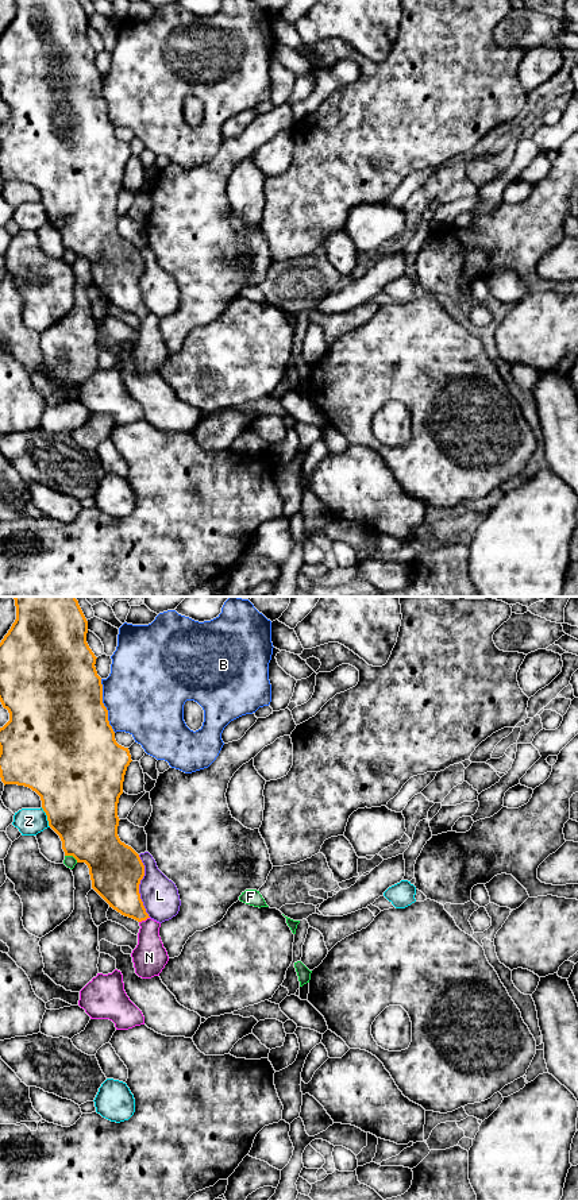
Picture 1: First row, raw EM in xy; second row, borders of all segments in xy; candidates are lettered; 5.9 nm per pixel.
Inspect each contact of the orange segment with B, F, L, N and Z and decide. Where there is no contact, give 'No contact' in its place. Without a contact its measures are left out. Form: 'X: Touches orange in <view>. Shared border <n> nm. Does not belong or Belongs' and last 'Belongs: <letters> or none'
B: Touches orange in xy. Shared border 340 nm. Does not belong
F: Touches orange in xy. Shared border 90 nm. Does not belong
L: Touches orange in xy. Shared border 380 nm. Does not belong
N: Touches orange in xy. Shared border 70 nm. Belongs
Z: Touches orange in xy. Shared border 130 nm. Does not belong
Belongs: N

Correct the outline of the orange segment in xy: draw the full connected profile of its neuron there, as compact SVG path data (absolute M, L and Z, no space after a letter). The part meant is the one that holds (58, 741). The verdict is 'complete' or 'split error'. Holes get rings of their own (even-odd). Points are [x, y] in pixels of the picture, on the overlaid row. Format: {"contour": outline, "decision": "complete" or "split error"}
{"contour": "M14 597L16 606L16 620L8 633L0 643L0 702L9 713L9 721L0 728L0 778L5 784L24 786L35 791L42 800L42 809L47 815L49 826L59 836L65 856L73 856L77 863L85 863L89 868L92 888L117 912L139 922L138 945L131 957L135 973L142 979L159 976L169 961L169 956L159 937L161 923L151 919L146 912L139 894L139 884L144 876L144 865L139 854L128 845L120 841L117 836L119 817L117 803L123 794L123 782L131 755L128 748L119 745L115 740L115 732L108 721L108 710L103 703L101 678L96 671L96 656L86 643L88 621L78 605L76 597Z", "decision": "split error"}

